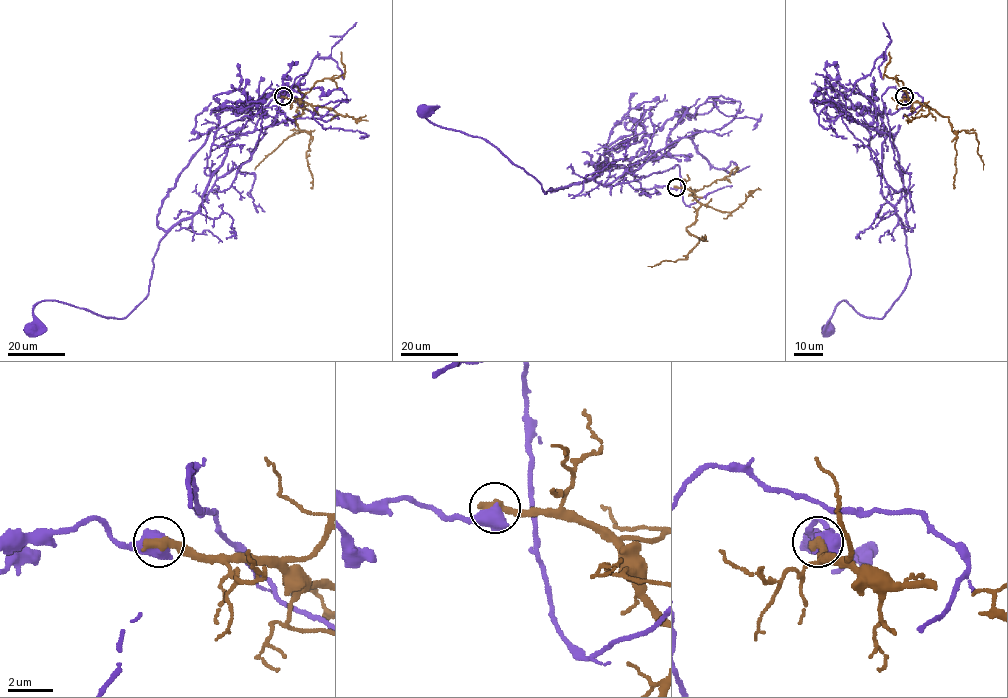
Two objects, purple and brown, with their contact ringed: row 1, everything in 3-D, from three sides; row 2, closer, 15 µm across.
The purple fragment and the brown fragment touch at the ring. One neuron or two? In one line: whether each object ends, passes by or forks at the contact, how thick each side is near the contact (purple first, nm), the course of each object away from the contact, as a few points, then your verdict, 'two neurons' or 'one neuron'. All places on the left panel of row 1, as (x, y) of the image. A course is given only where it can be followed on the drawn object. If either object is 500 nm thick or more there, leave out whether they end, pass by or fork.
750/480 nm | purple via (283, 97), (218, 115), (159, 209), (166, 234), (141, 302), (120, 318), (40, 301), (30, 328) | brown via (283, 97), (308, 105), (303, 112), (294, 117), (298, 128), (306, 131), (294, 132), (255, 170) | two neurons

